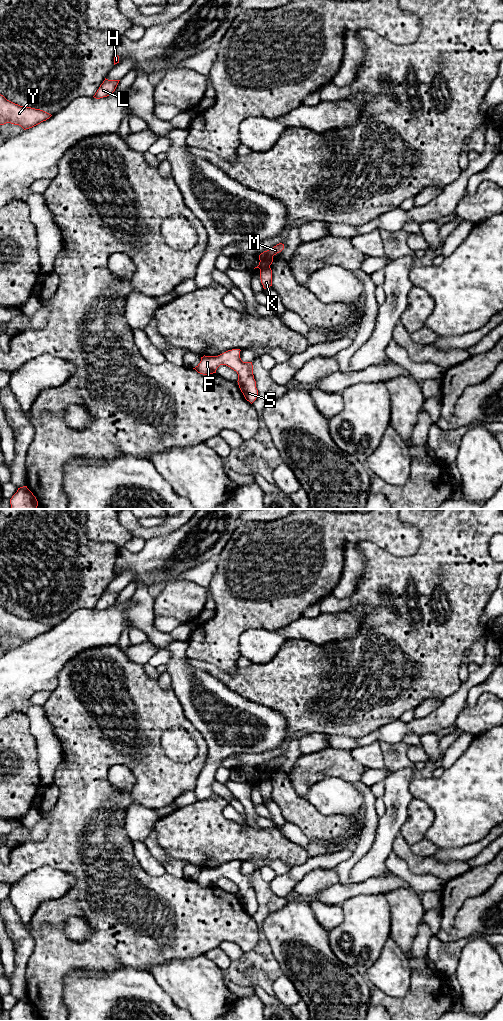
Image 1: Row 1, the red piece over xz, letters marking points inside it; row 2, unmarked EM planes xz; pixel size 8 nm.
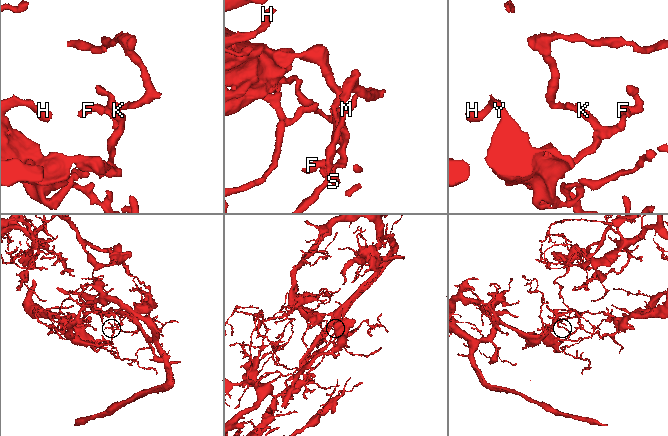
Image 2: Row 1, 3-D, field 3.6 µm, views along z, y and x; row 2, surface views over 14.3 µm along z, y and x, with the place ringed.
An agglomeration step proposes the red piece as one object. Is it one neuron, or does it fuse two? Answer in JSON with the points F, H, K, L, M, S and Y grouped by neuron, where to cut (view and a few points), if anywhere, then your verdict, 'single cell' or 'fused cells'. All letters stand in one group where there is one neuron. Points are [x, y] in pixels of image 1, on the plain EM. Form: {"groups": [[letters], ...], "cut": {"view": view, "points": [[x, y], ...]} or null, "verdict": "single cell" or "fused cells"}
{"groups": [["F", "H", "K", "L", "S", "Y"], ["M"]], "cut": {"view": "xz", "points": [[269, 778], [260, 782]]}, "verdict": "fused cells"}

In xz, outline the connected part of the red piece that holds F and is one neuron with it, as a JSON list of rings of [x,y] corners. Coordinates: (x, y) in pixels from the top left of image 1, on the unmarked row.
[[[240,861],[228,862],[218,868],[203,868],[200,875],[193,881],[203,887],[216,885],[220,877],[226,877],[237,884],[238,897],[245,911],[251,916],[258,908],[256,893],[253,887],[252,874],[243,874],[240,870]]]

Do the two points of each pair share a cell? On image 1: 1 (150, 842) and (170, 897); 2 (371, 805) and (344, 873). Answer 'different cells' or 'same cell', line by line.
1: different cells
2: same cell

